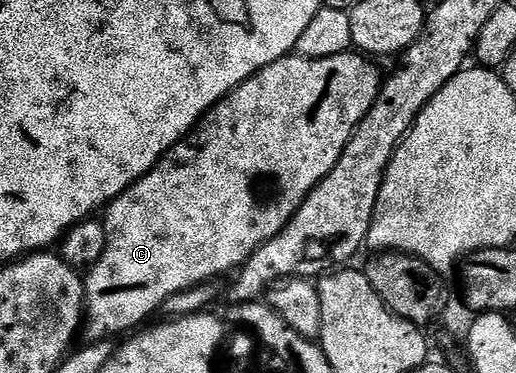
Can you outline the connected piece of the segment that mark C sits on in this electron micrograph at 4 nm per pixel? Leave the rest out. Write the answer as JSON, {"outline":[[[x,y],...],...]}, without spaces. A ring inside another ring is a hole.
{"outline":[[[347,52],[328,56],[327,58],[303,58],[287,56],[260,68],[248,80],[244,80],[232,92],[225,94],[203,118],[197,126],[182,138],[169,152],[152,167],[140,181],[131,184],[128,189],[105,207],[104,225],[106,227],[106,243],[100,260],[89,267],[84,278],[86,288],[86,304],[84,307],[84,334],[90,342],[117,339],[117,334],[125,335],[134,332],[143,325],[145,318],[150,318],[161,311],[164,300],[168,296],[176,296],[176,292],[184,292],[188,288],[200,285],[201,282],[218,280],[221,274],[237,271],[260,249],[265,242],[272,240],[296,216],[296,212],[304,204],[304,200],[336,168],[336,160],[340,160],[340,152],[348,144],[352,132],[368,116],[372,104],[376,100],[378,90],[384,81],[383,75],[378,75],[375,63],[369,57],[358,52]]]}

